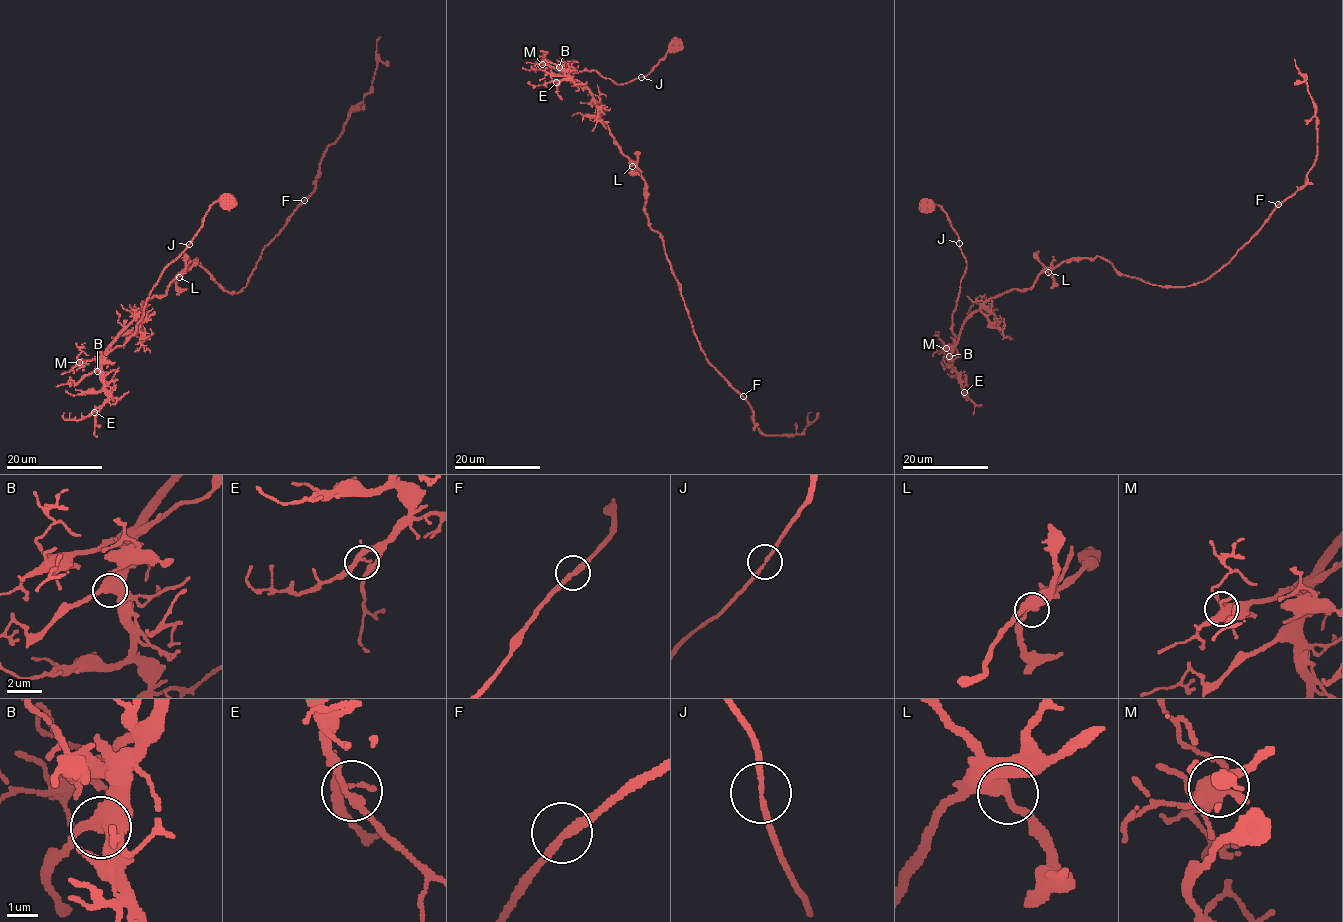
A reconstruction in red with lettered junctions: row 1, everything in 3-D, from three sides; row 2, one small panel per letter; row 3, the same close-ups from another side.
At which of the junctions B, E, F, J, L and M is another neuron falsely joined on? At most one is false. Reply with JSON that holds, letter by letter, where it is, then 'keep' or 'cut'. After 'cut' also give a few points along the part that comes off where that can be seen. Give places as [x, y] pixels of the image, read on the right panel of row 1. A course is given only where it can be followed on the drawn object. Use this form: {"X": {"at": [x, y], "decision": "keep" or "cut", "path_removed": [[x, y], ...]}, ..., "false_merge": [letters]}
{"B": {"at": [949, 356], "decision": "keep"}, "E": {"at": [964, 392], "decision": "keep"}, "F": {"at": [1278, 204], "decision": "keep"}, "J": {"at": [959, 243], "decision": "keep"}, "L": {"at": [1048, 272], "decision": "keep"}, "M": {"at": [946, 348], "decision": "keep"}, "false_merge": []}

